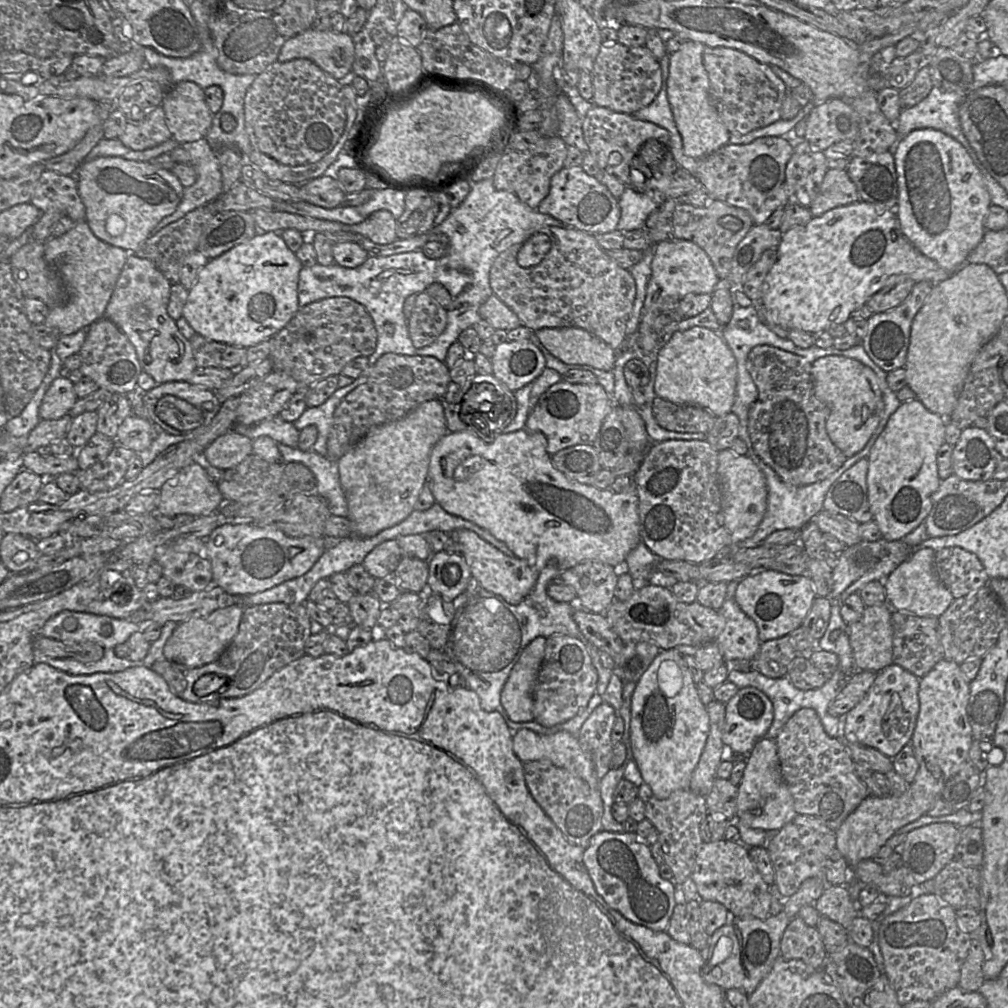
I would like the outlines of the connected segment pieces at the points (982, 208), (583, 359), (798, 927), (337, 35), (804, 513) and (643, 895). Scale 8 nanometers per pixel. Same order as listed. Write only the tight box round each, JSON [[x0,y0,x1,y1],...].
[[889,129,991,272],[534,327,616,371],[780,917,827,969],[277,27,355,86],[735,439,876,550],[583,831,676,931]]

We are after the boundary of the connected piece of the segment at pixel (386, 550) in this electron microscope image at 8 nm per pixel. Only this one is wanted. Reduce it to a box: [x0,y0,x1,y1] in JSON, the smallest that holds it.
[361,540,401,579]

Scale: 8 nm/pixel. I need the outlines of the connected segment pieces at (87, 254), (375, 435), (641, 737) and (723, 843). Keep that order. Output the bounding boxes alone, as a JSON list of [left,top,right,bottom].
[[44,221,129,336],[336,399,446,536],[630,648,709,799],[690,839,771,920]]

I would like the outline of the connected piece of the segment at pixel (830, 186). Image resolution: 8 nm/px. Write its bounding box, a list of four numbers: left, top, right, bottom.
[809,169,859,217]

